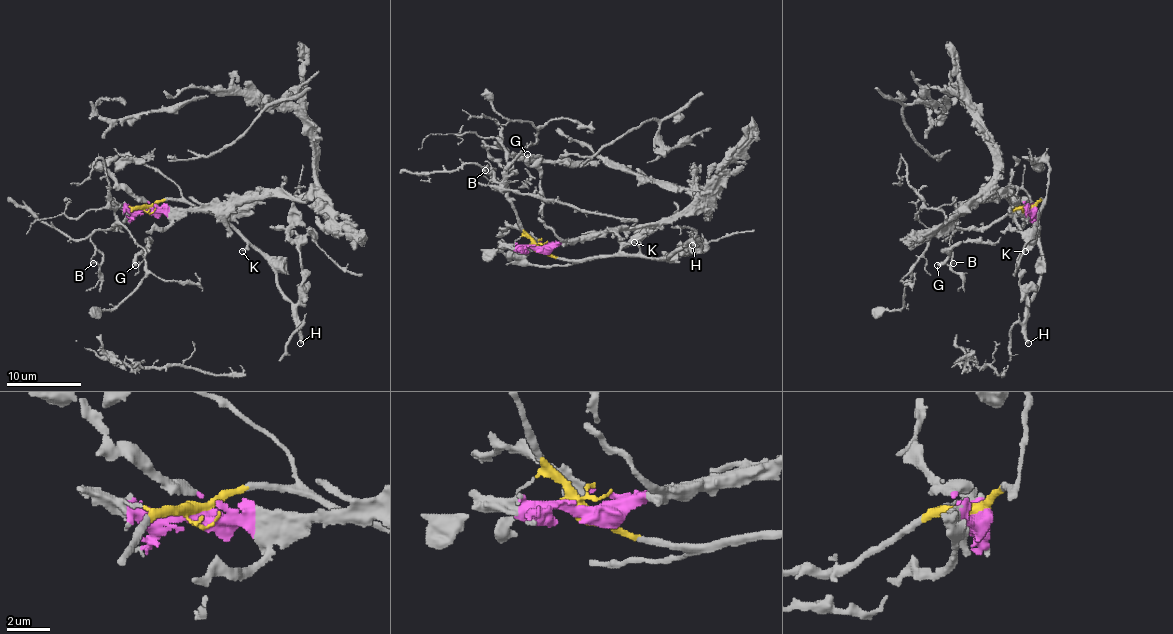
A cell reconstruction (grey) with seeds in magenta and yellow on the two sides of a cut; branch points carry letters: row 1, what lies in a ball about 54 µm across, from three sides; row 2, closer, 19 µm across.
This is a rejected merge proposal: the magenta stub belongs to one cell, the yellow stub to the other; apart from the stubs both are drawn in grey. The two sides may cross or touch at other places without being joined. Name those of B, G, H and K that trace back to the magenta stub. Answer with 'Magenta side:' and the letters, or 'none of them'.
Magenta side: G

